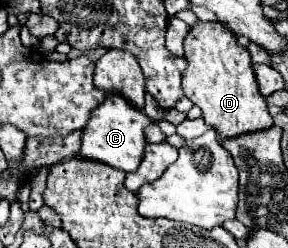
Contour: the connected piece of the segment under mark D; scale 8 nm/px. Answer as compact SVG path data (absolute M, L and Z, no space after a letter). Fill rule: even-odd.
M198 21L186 35L184 57L188 61L182 75L184 95L202 109L204 121L216 129L218 139L232 139L272 127L272 115L258 91L250 53L236 43L232 31L220 23Z

